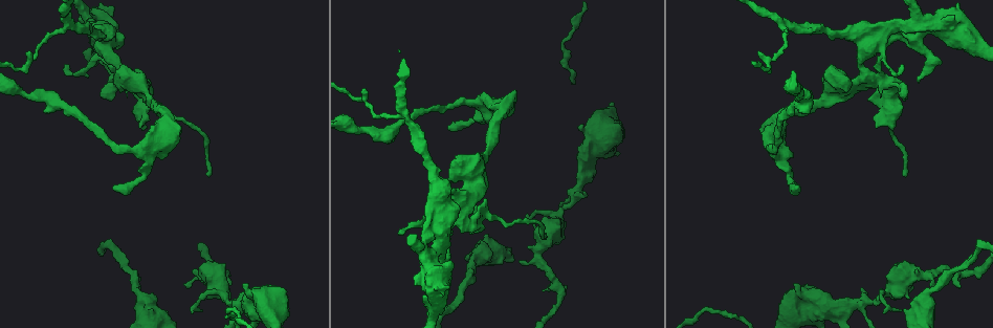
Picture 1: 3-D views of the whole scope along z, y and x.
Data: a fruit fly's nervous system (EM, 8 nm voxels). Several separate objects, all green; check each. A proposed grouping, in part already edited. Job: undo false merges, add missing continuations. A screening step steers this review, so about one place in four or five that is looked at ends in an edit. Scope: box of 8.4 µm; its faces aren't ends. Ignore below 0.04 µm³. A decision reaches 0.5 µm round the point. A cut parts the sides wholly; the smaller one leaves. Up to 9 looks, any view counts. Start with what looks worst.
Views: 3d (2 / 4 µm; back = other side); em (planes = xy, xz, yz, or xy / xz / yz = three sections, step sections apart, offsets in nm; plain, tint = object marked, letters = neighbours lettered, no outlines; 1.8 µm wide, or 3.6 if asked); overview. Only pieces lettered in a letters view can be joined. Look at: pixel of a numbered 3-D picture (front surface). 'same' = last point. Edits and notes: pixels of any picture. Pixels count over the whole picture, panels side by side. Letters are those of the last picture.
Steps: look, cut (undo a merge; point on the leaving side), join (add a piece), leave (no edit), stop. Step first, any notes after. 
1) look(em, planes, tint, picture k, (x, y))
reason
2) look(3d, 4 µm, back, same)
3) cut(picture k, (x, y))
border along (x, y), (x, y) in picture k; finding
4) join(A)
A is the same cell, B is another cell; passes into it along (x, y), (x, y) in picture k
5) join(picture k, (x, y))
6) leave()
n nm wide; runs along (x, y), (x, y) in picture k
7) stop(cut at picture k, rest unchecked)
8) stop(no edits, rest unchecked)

look(em, 3.6 µm, planes, letters, picture 1, (427, 261))
four arms meet

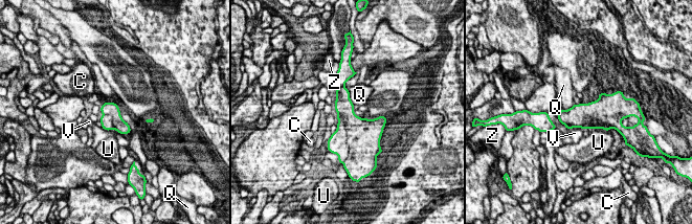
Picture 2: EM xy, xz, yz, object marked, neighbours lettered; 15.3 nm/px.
cut(picture 2, (337, 142))
C, Q, U, V and Z are other cells; border along (338, 114), (346, 118), (349, 150) in picture 2; two neurons meet here

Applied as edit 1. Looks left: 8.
look(overview)
redraw

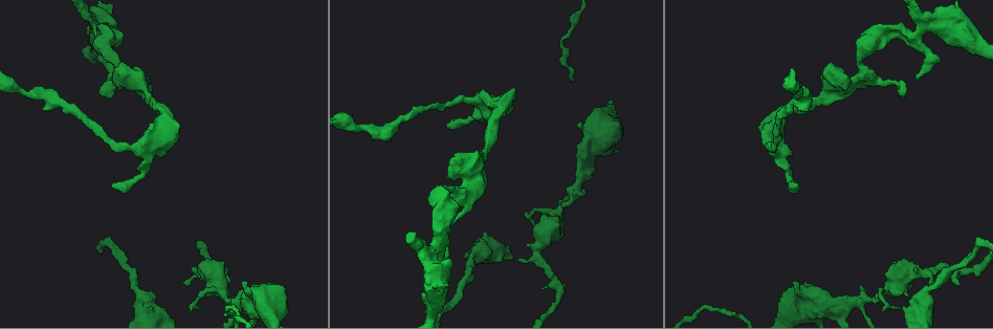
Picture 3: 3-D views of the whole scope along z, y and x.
look(em, 3.6 µm, planes, letters, picture 3, (887, 290))
sudden change in width

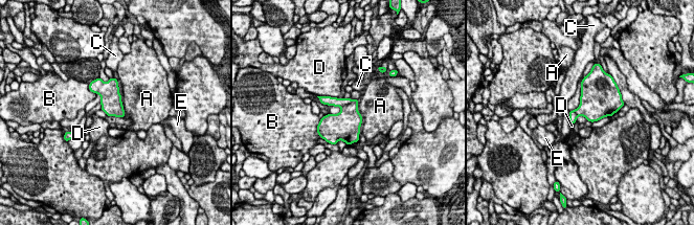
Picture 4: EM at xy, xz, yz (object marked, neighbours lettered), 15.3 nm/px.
cut(picture 4, (349, 119))
D touches over 400 nm; A, B, C, D and E are other cells; border along (352, 99), (341, 107) in picture 4; a second neuron is stuck on

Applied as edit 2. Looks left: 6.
look(3d, 4 µm, picture 3, (470, 270))
calibre changes

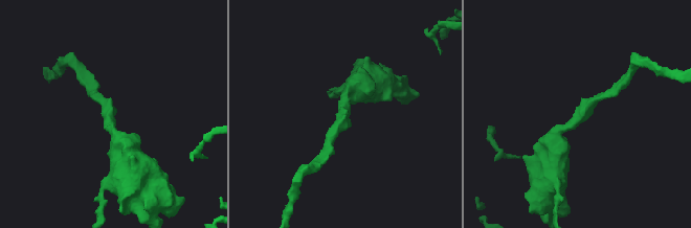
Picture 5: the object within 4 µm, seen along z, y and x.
look(em, planes, plain, picture 5, (577, 117))
now the EM

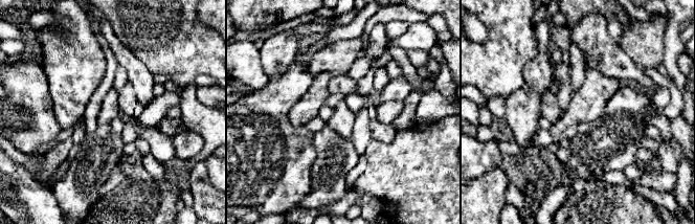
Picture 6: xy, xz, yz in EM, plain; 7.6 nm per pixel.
look(em, planes, letters, same)

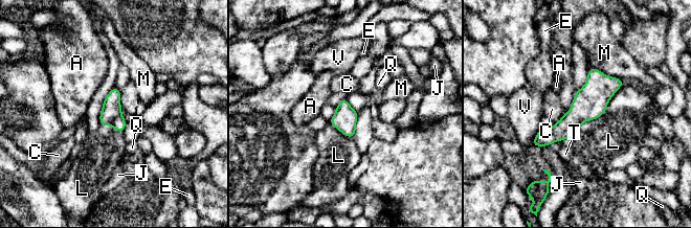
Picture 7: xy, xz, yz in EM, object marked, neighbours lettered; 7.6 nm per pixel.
leave()
160 nm wide; A, C, E, J, L, M, Q, T and V are other cells; one neuron here

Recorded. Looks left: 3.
stop(cut at picture 2, cut at picture 4, rest unchecked)

